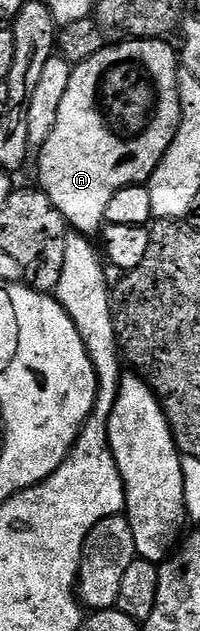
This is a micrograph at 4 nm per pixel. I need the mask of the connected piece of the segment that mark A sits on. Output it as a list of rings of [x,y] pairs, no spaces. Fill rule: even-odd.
[[[135,38],[129,42],[120,42],[117,44],[107,45],[105,50],[96,52],[92,60],[84,60],[79,66],[73,67],[68,80],[68,92],[64,92],[64,100],[60,100],[60,112],[56,116],[56,128],[52,128],[52,136],[42,147],[38,158],[38,182],[42,193],[46,194],[52,204],[66,217],[67,223],[77,233],[87,236],[94,236],[101,231],[106,222],[106,213],[108,212],[108,200],[120,192],[120,188],[125,186],[140,186],[149,183],[152,172],[160,164],[160,160],[168,152],[172,140],[176,136],[179,124],[182,123],[182,105],[180,104],[180,58],[169,46],[169,41],[155,40],[152,38]]]

